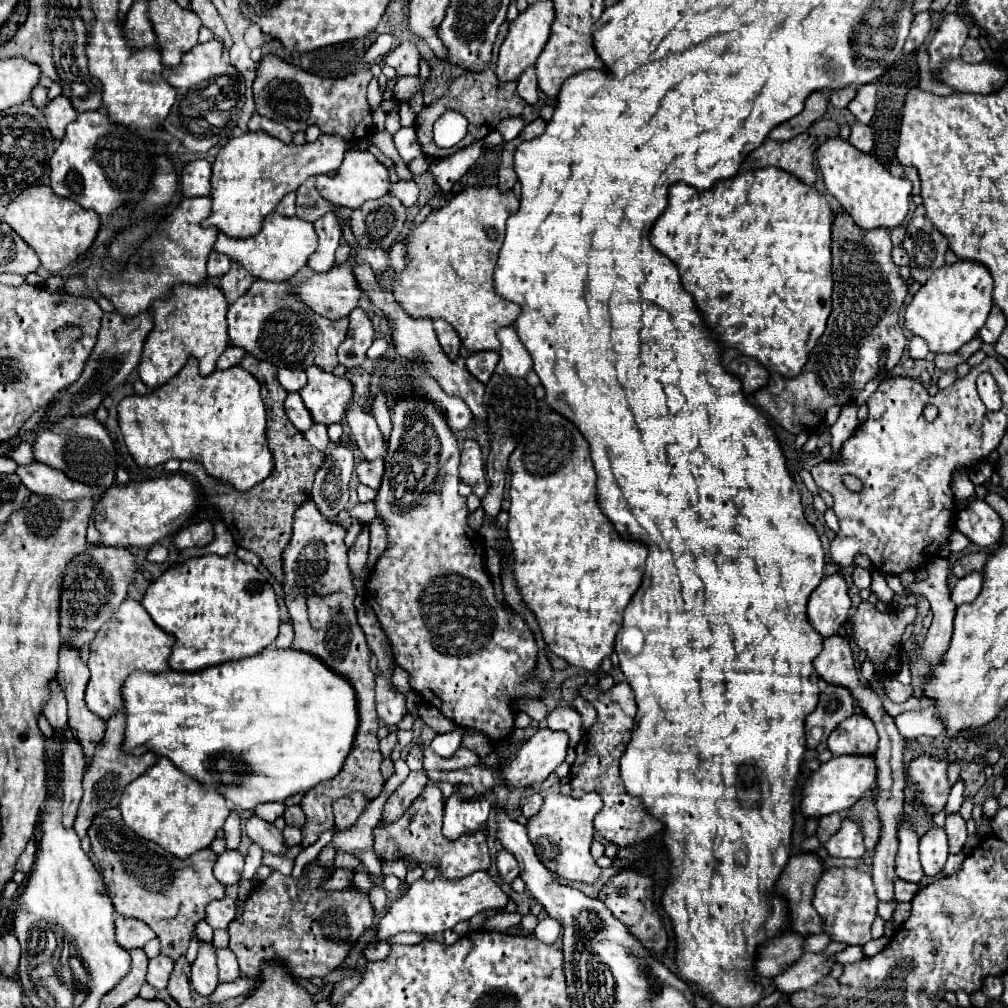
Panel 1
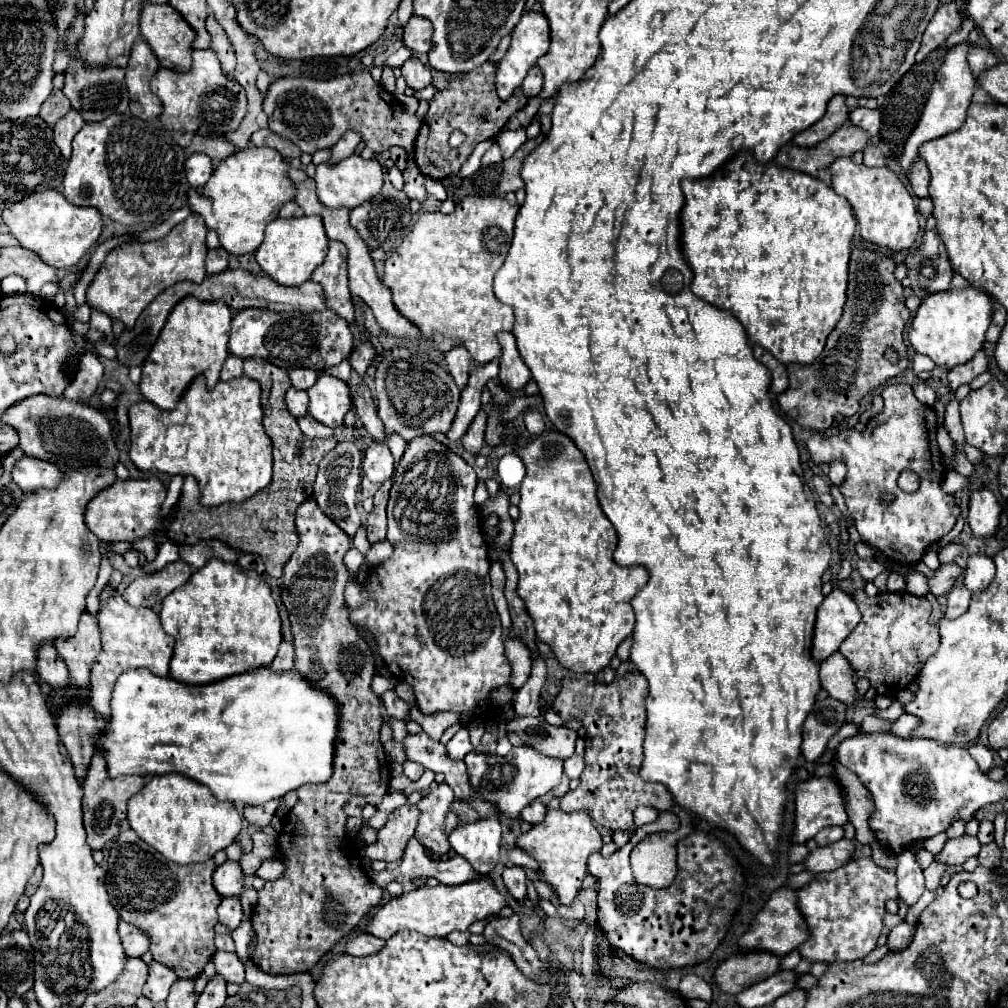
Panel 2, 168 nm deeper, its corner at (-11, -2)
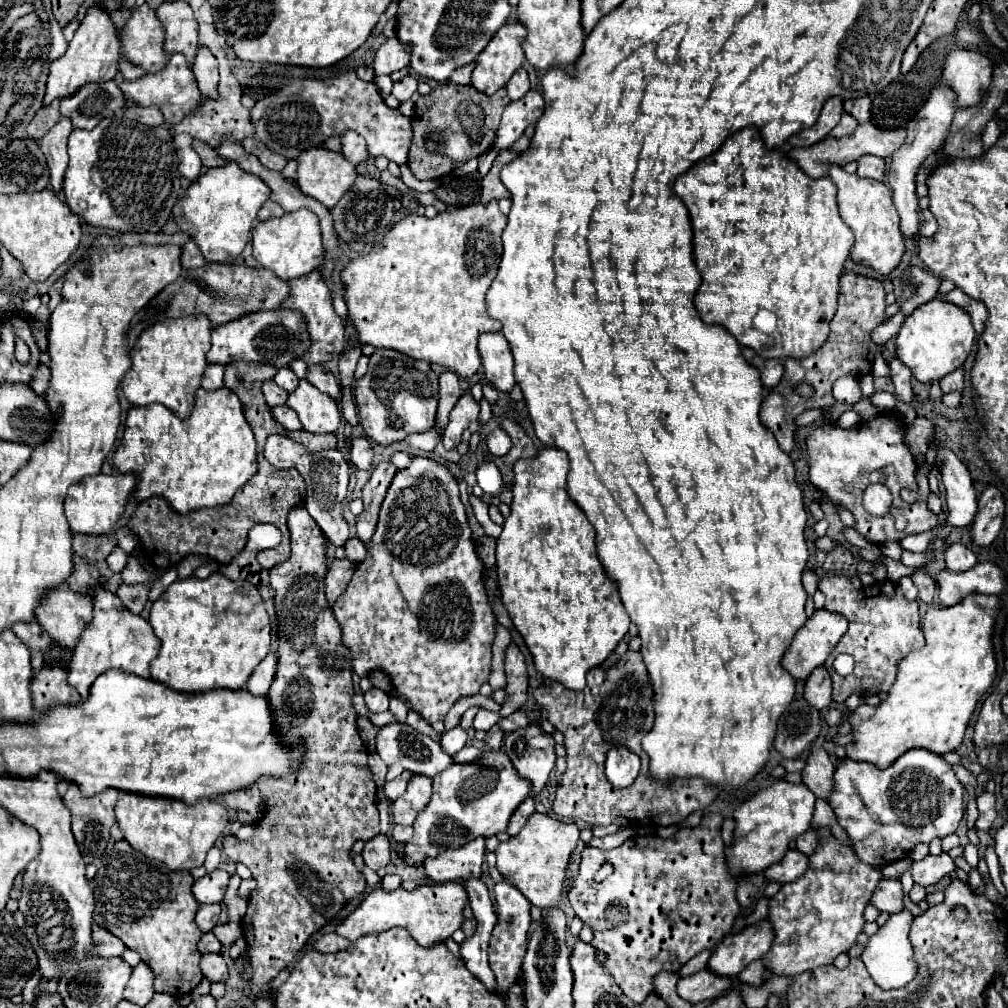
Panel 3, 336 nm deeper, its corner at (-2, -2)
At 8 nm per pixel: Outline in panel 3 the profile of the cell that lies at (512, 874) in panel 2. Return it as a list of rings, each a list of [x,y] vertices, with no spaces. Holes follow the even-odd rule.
[[[497,882],[495,884],[495,900],[497,900],[497,916],[499,922],[493,928],[491,940],[489,940],[489,966],[497,978],[497,988],[505,990],[519,978],[521,962],[527,950],[527,932],[531,926],[531,916],[529,916],[529,900],[509,882]]]

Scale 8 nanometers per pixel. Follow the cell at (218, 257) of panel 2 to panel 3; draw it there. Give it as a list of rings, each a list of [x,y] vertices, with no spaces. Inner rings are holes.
[[[195,242],[183,244],[183,268],[201,268],[205,266],[205,258],[199,252],[199,246]]]

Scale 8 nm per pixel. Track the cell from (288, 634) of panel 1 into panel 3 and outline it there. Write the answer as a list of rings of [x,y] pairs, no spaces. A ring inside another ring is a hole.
[[[267,654],[265,660],[251,674],[251,680],[247,680],[245,688],[249,692],[255,692],[255,694],[267,694],[269,688],[271,688],[273,678],[275,678],[275,672],[277,672],[277,656]]]

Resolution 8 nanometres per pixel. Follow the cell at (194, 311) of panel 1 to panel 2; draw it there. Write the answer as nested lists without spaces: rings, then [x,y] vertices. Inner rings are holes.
[[[188,296],[176,304],[148,354],[148,362],[154,366],[142,366],[142,396],[160,410],[172,410],[196,376],[204,376],[212,390],[218,382],[220,368],[228,358],[230,320],[232,310],[224,302],[200,302],[198,298]]]

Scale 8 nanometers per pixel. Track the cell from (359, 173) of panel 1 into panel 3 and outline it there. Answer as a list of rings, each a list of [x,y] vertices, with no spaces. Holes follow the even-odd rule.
[[[311,148],[297,158],[297,186],[303,194],[333,208],[347,192],[353,190],[357,168],[339,152],[325,148]]]

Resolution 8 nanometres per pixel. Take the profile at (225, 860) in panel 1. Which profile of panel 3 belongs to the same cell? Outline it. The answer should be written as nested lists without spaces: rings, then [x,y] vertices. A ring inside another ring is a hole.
[[[213,870],[209,874],[205,874],[203,878],[195,880],[193,884],[193,894],[199,902],[205,904],[213,904],[213,902],[221,902],[227,890],[227,882],[229,882],[229,874],[225,870]]]

